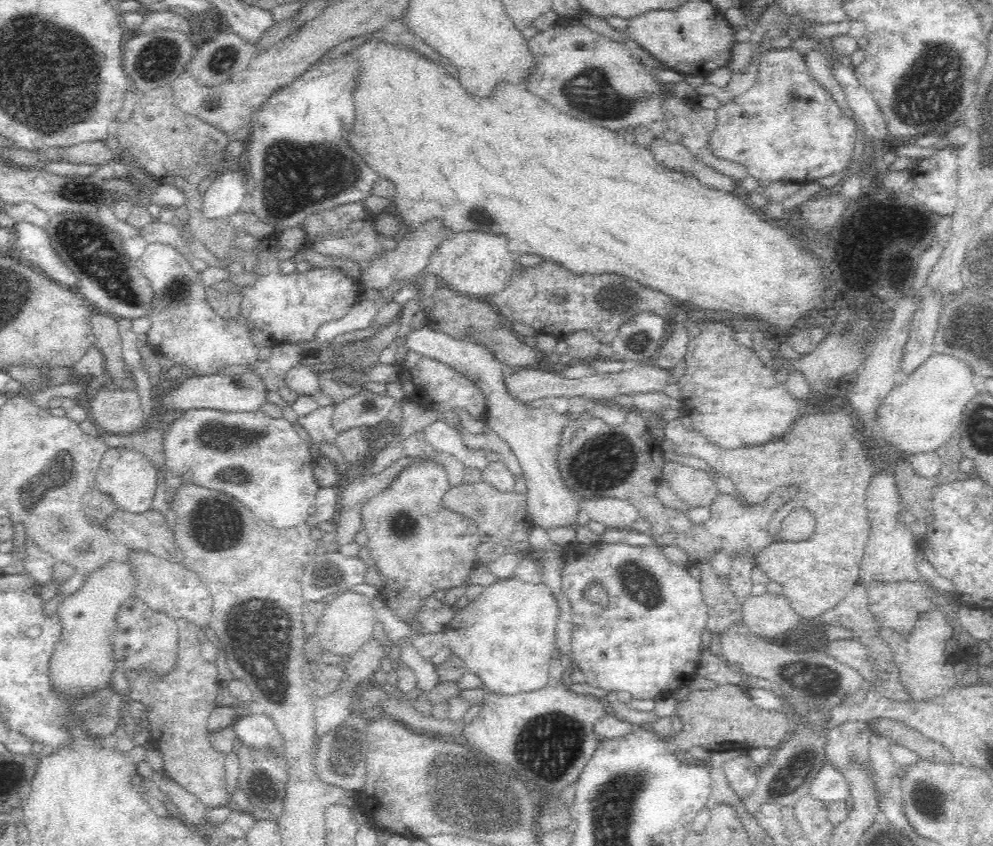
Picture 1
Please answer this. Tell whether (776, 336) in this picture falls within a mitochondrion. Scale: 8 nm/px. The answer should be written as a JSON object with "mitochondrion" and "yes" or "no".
{"mitochondrion":"no"}

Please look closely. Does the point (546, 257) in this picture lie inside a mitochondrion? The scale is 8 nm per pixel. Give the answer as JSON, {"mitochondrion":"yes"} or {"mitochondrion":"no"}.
{"mitochondrion":"no"}

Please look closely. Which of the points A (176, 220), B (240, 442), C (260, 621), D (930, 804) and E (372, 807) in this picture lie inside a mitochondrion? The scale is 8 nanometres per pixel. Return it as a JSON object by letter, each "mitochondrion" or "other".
{"A":"other","B":"mitochondrion","C":"mitochondrion","D":"mitochondrion","E":"other"}

